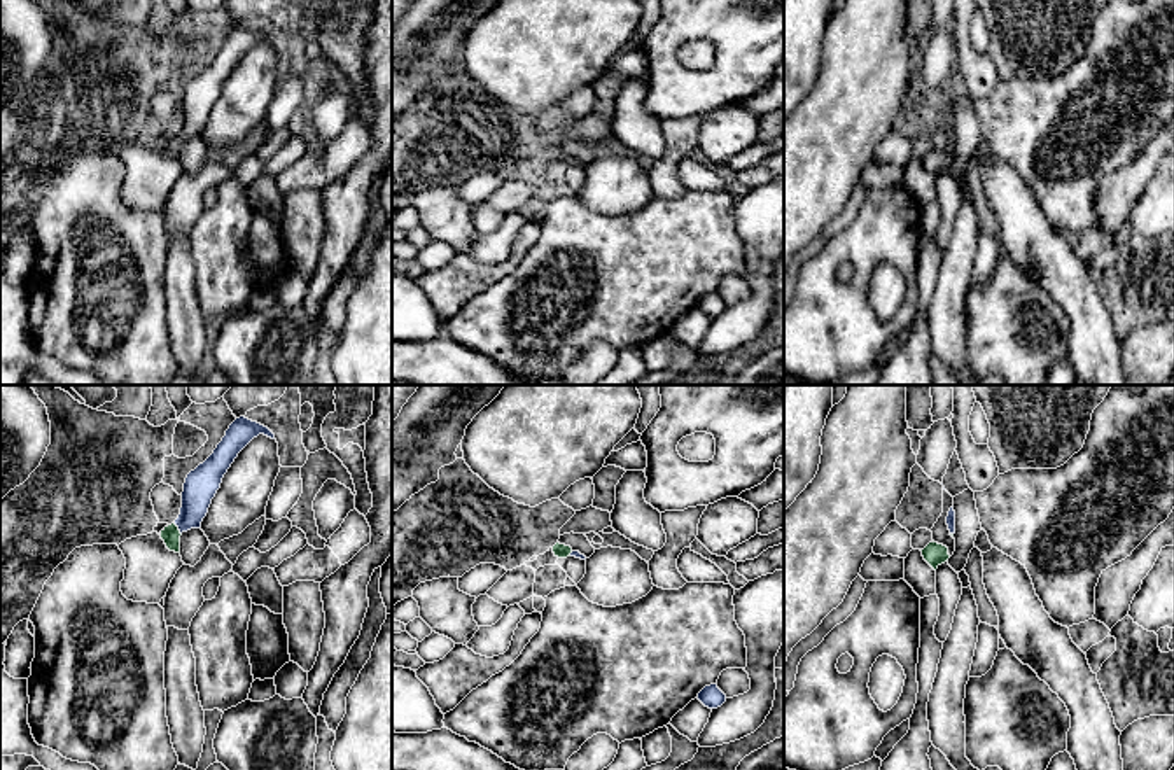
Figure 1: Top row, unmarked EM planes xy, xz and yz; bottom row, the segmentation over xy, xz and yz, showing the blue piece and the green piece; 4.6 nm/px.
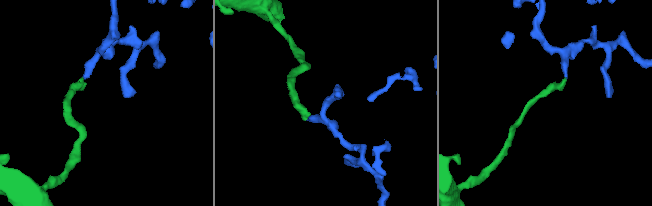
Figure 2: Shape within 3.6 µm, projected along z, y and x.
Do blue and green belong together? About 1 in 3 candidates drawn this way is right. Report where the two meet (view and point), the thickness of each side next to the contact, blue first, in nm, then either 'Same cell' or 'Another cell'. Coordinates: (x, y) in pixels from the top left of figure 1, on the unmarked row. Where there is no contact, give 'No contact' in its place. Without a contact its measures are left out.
Touches blue at xy (179, 137). Thickness 150 nm (blue) against 80 nm. Another cell

